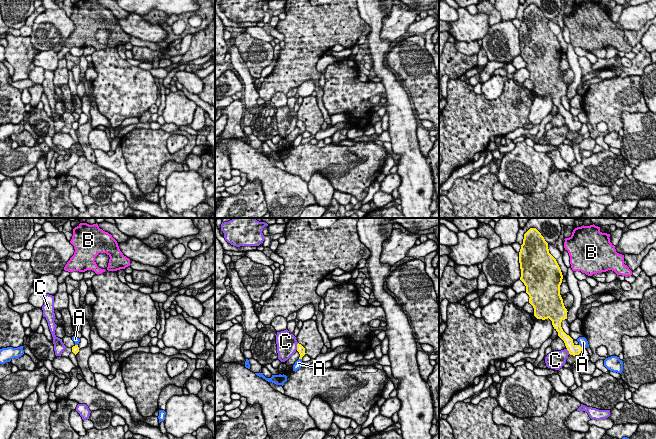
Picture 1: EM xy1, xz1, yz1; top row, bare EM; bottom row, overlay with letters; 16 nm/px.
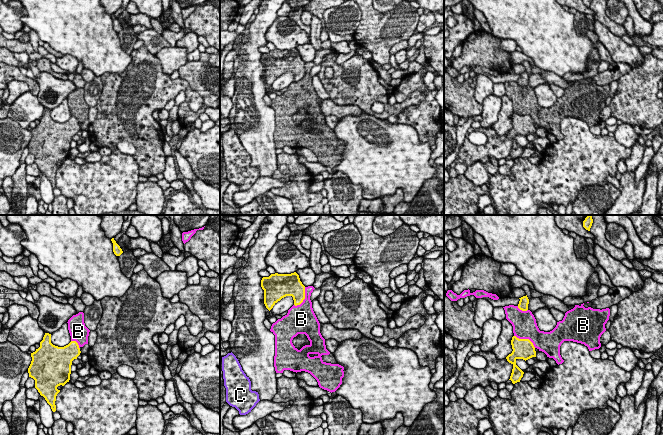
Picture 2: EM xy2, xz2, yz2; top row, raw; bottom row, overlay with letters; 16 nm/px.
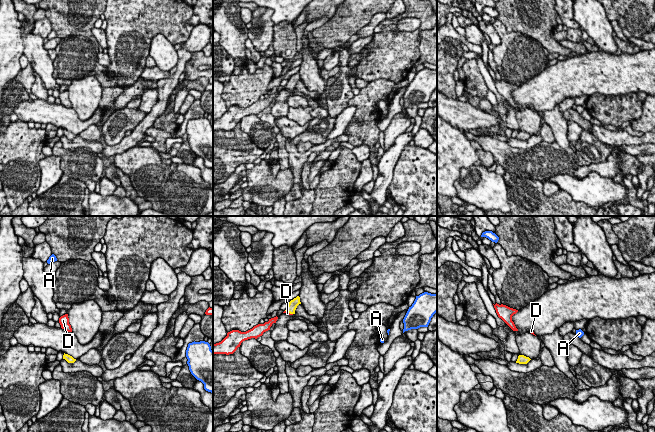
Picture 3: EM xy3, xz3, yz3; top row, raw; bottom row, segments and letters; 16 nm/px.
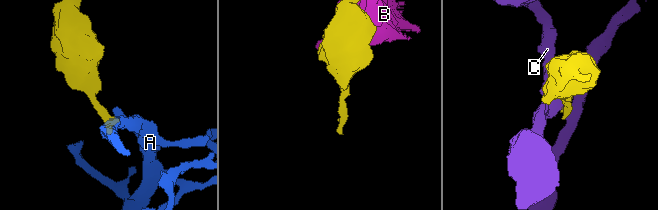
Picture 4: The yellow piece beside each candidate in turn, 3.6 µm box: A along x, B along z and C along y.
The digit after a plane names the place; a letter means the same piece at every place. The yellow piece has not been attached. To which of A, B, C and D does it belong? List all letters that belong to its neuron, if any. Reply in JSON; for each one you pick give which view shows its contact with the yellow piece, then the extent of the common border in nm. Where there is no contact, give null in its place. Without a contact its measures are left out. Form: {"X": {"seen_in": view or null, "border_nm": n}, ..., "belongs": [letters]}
{"D": {"seen_in": "xz3", "border_nm": 140}, "belongs": ["D"]}

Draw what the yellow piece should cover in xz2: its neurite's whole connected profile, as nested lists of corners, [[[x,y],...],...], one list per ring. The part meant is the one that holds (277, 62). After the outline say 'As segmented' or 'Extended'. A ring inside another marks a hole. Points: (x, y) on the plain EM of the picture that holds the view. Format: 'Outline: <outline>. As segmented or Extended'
Outline: [[[296,48],[291,50],[275,49],[269,53],[263,53],[261,63],[264,66],[264,80],[269,87],[286,72],[293,73],[295,82],[300,81],[305,75],[305,62]]]. As segmented

